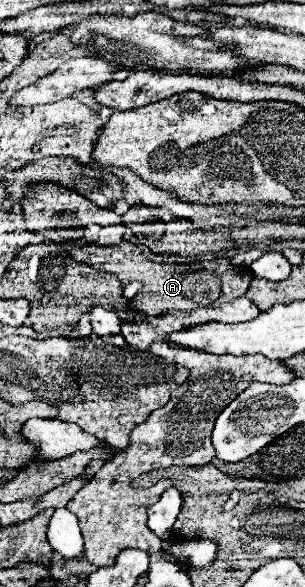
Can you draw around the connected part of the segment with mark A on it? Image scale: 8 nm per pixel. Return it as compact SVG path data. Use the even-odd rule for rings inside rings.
M123 241L121 245L113 247L79 247L73 243L65 243L65 249L85 265L95 269L103 269L105 273L113 273L123 285L131 281L141 281L141 289L135 299L129 303L129 309L143 311L149 315L165 315L169 311L189 311L195 307L219 307L231 299L245 295L253 273L245 267L231 265L229 259L213 259L207 263L207 271L193 271L193 265L167 265L167 263L153 263L149 261L139 247Z

